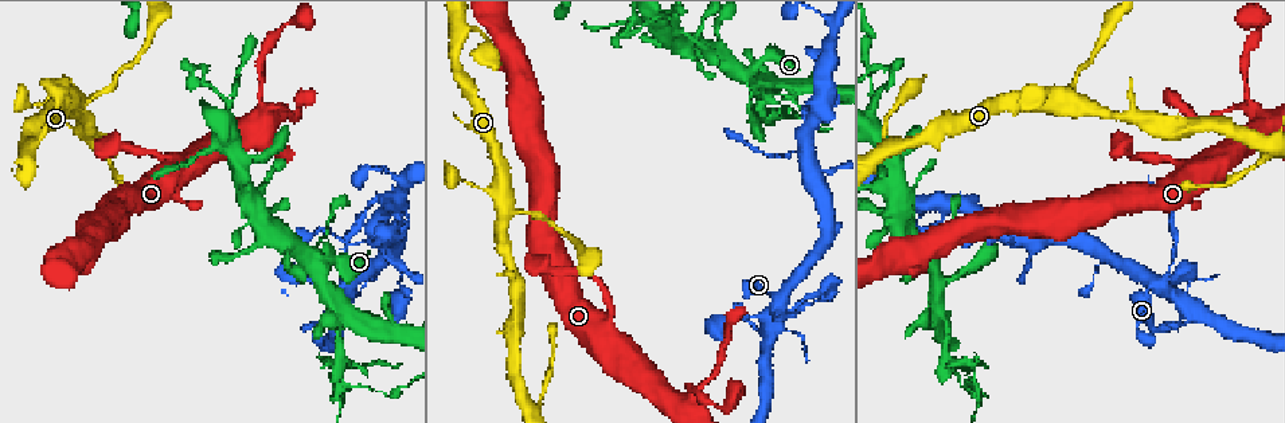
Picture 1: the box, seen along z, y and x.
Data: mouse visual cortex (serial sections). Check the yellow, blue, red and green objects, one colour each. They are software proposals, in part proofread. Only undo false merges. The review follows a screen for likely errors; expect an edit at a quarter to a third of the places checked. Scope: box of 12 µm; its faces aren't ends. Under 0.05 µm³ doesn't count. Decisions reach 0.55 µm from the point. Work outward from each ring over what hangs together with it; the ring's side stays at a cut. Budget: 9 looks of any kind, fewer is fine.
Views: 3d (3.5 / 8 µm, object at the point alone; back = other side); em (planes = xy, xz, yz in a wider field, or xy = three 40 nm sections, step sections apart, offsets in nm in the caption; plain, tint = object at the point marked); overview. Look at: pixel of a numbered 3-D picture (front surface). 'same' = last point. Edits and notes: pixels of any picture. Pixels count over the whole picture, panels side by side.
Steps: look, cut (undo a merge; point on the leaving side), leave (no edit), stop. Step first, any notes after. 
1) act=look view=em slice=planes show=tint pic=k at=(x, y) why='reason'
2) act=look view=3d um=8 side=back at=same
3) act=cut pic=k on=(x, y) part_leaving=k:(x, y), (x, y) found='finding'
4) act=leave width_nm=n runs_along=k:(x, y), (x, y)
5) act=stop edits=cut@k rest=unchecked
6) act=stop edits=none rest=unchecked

act=look view=3d um=3.5 pic=1 at=(936, 313) why='a fork'

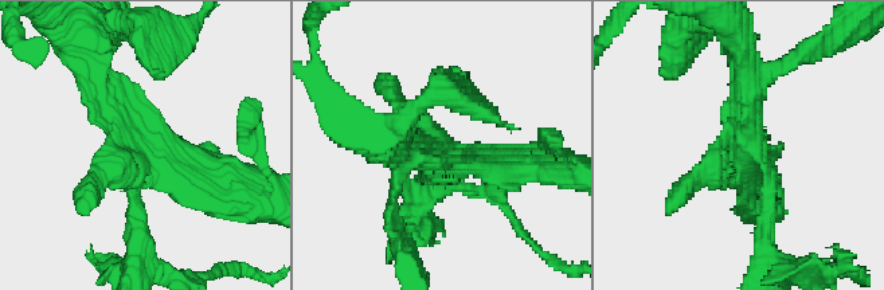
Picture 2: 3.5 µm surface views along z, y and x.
act=look view=em slice=xy step=1 show=tint pic=2 at=(138, 152) why='now the EM'

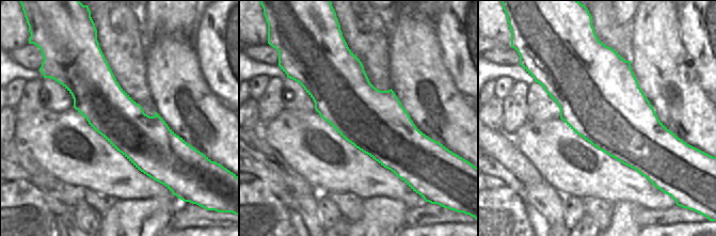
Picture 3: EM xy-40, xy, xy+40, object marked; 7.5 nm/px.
act=cut pic=2 on=(144, 230) part_leaving=2:(132, 191), (141, 249), (124, 274) found='two cells meet here'

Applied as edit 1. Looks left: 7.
act=look view=overview

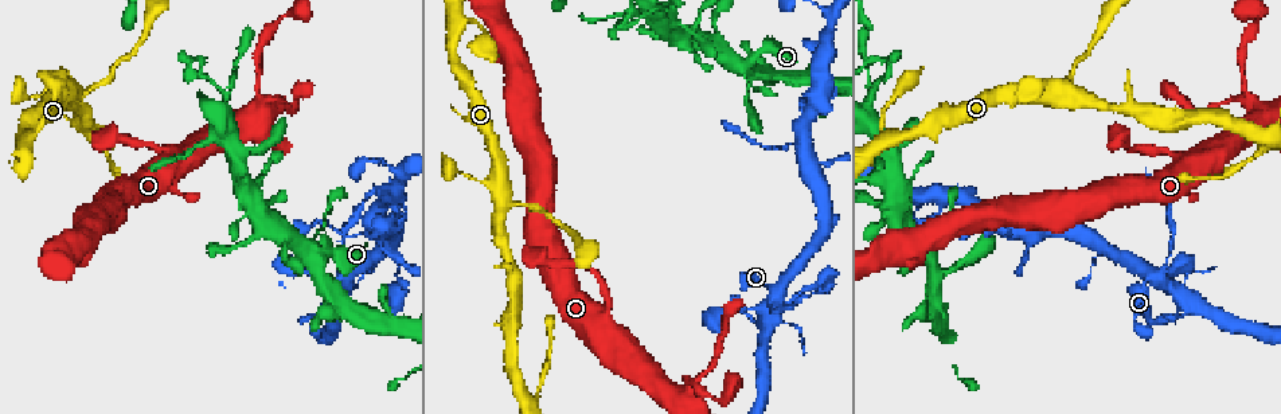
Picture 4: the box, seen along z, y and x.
act=look view=em slice=xy step=3 show=tint pic=4 at=(376, 237) why='sharp bend'

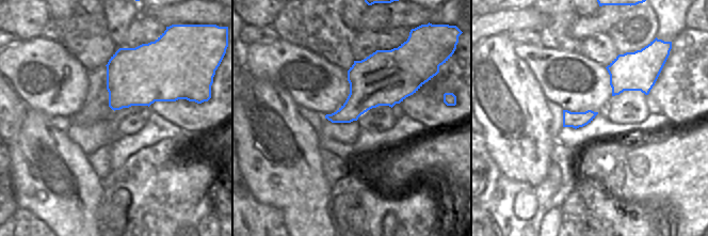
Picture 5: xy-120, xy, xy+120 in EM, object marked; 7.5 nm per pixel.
act=look view=3d um=3.5 at=same why='see where the arms go'

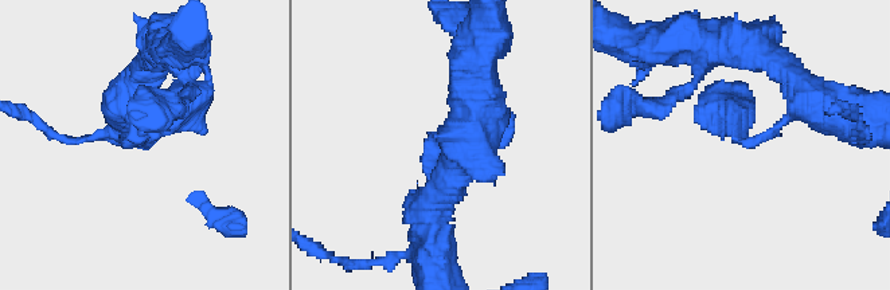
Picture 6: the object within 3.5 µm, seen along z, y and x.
act=leave arm_widths_nm=400,450 runs_along=6:(426, 212), (451, 133), (504, 137) found='one cell here'

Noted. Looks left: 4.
act=look view=3d um=8 pic=4 at=(1067, 89)

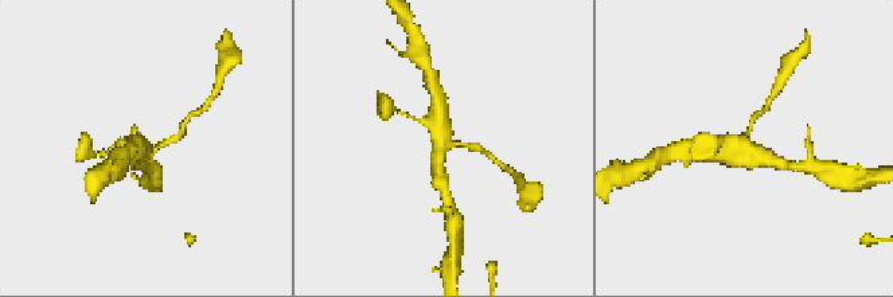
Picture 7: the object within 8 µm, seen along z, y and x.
act=look view=em slice=xy step=1 show=tint pic=7 at=(441, 146) arms=3 arm_widths_nm=200,400,500

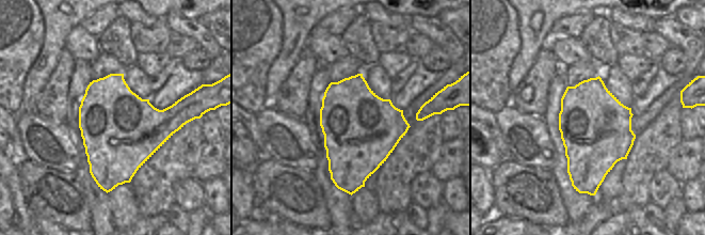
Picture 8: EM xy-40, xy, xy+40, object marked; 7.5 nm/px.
act=leave runs_along=7:(702, 149), (752, 151), (778, 164) found='continuous, no second cell'

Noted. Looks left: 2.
act=look view=3d um=3.5 pic=4 at=(1259, 131) why='four-way junction'

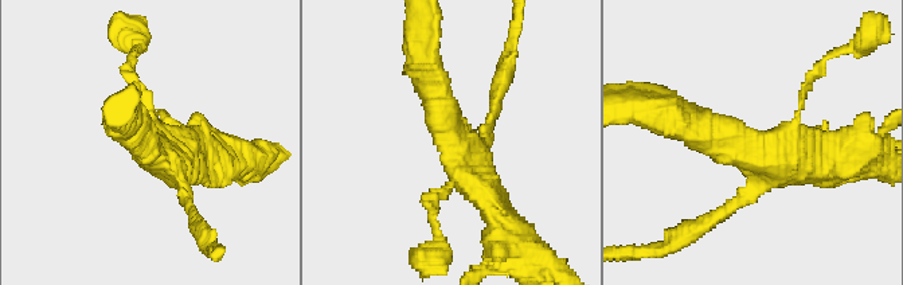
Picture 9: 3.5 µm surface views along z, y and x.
act=look view=em slice=xy step=1 show=tint pic=9 at=(450, 137) why='shape alone is not enough'

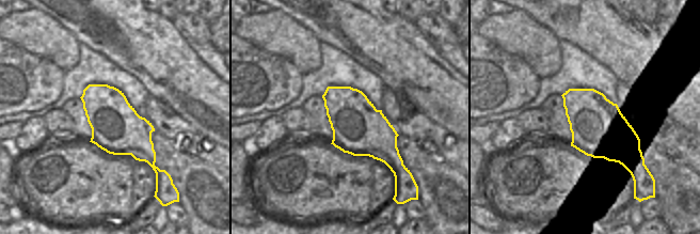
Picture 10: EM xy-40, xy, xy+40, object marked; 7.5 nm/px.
act=leave width_nm=400 runs_along=9:(124, 121), (178, 171), (190, 209) found='one cell here'

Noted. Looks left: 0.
act=stop edits=cut@2 rest=unchecked

